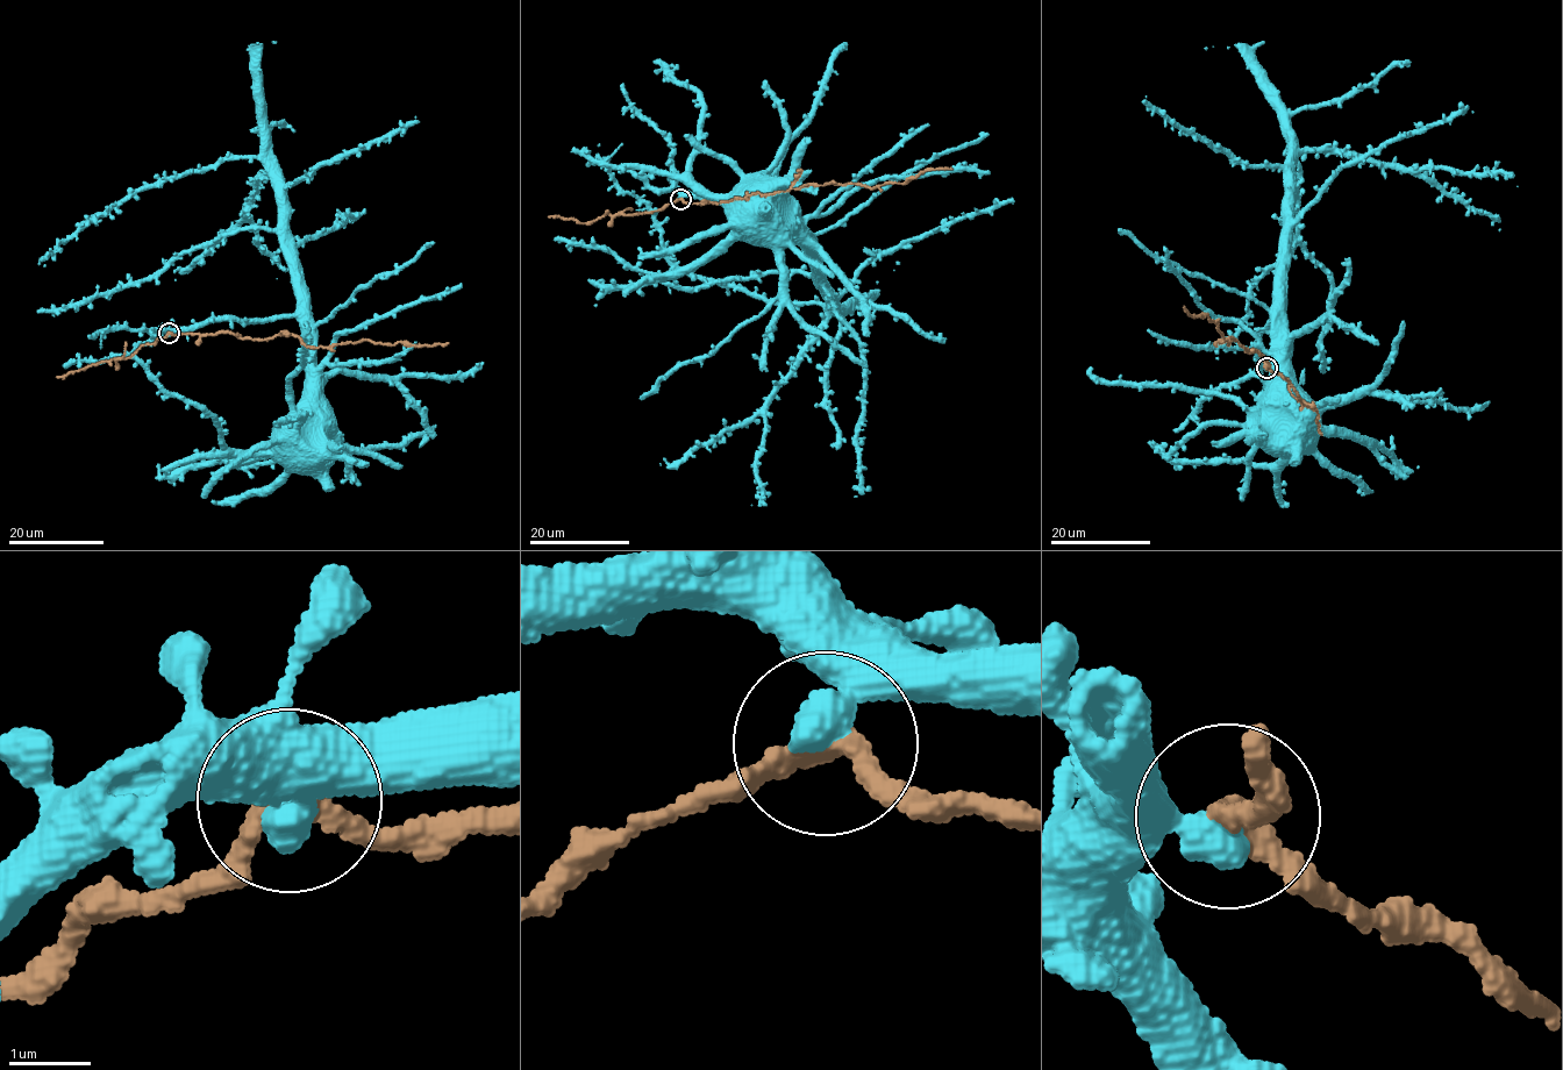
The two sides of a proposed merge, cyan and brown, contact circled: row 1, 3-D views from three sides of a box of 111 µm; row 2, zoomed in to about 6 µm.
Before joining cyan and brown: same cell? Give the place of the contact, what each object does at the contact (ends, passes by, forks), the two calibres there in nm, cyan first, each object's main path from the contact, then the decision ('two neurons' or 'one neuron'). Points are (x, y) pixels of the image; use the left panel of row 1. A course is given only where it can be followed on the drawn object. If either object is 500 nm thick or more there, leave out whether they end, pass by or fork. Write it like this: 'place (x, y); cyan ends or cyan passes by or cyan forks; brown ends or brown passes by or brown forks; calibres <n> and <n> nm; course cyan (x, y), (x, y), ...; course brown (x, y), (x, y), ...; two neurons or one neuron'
place (169, 333); calibres 550 and 260 nm; course cyan (170, 334), (227, 319), (261, 321), (297, 316), (306, 335), (309, 384), (322, 415), (320, 423); course brown (170, 333), (230, 332), (263, 340), (294, 334), (312, 347), (363, 340), (449, 342); two neurons

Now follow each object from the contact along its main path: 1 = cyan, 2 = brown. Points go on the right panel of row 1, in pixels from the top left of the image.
1: (1267, 368), (1256, 351), (1256, 336), (1270, 321), (1276, 301), (1274, 369), (1264, 399), (1269, 406)
2: (1267, 366), (1251, 348), (1249, 352), (1229, 336), (1228, 344), (1219, 321), (1205, 313), (1190, 315), (1184, 306)

